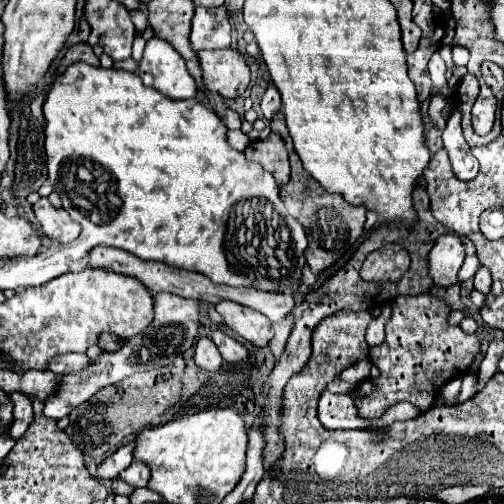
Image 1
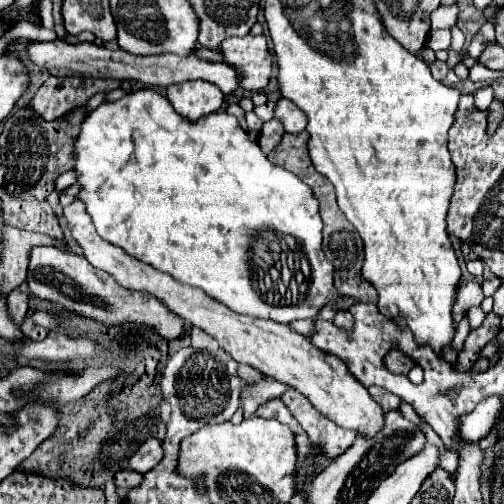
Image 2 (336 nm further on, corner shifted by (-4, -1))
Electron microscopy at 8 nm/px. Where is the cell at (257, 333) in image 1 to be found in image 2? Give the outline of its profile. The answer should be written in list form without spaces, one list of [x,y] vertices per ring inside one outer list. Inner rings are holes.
[[[76,199],[72,205],[68,205],[64,209],[64,217],[68,219],[72,237],[84,249],[84,257],[96,269],[112,275],[122,287],[132,289],[132,291],[146,291],[154,295],[156,299],[164,301],[170,311],[178,313],[190,325],[200,327],[202,331],[212,335],[218,341],[218,345],[226,353],[230,353],[238,363],[246,363],[258,369],[262,375],[272,377],[300,391],[324,417],[334,421],[338,427],[354,429],[362,437],[372,437],[380,431],[380,427],[384,427],[382,407],[372,399],[368,389],[360,385],[360,381],[356,381],[356,377],[348,371],[344,361],[340,361],[336,355],[316,349],[308,337],[296,333],[290,325],[234,313],[224,303],[212,297],[206,297],[202,289],[180,285],[178,281],[172,281],[172,277],[168,277],[166,273],[158,273],[150,265],[132,259],[120,247],[108,245],[108,241],[104,241],[96,233],[92,219],[88,217],[84,209],[84,201]]]

